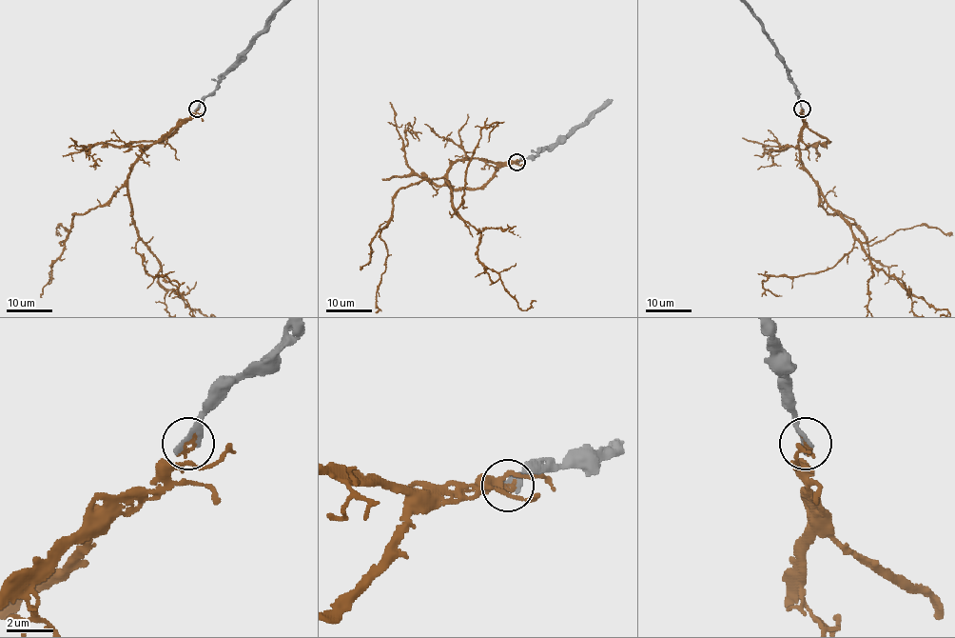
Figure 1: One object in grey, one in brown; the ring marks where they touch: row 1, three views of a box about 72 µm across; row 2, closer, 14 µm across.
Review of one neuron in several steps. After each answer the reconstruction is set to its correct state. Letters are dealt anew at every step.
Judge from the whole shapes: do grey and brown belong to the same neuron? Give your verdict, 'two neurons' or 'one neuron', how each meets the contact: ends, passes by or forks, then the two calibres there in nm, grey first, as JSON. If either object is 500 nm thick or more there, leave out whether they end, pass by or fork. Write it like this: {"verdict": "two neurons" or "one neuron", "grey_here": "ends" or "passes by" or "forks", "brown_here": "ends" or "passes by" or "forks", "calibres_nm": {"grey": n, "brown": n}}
{"verdict": "one neuron", "grey_here": "ends", "brown_here": "ends", "calibres_nm": {"grey": 280, "brown": 160}}

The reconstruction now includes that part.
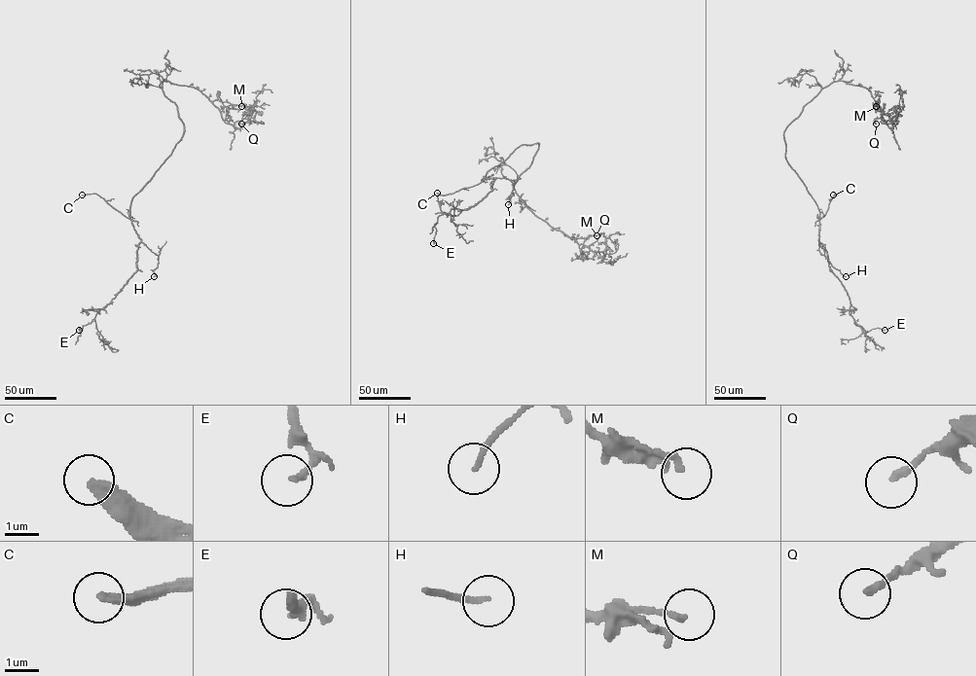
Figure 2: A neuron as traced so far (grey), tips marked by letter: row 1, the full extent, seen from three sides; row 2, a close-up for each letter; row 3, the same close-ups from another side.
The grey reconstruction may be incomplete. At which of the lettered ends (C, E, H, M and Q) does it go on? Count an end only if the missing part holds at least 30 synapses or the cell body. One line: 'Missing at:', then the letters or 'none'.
Missing at: C

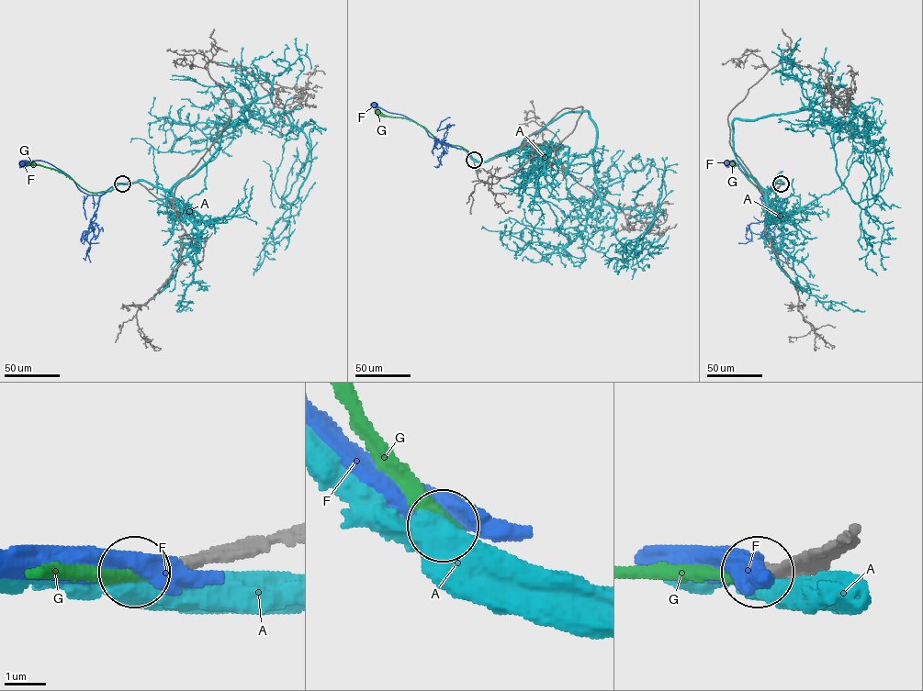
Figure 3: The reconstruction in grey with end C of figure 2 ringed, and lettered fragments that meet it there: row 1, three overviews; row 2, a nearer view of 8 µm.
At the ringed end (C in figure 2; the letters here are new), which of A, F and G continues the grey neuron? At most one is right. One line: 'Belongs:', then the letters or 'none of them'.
Belongs: G

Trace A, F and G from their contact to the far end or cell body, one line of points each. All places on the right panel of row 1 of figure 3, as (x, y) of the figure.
A: (782, 183), (747, 172), (736, 118), (831, 114), (836, 172), (858, 203), (876, 173), (857, 142)
F: (781, 183), (774, 183), (768, 195), (762, 195), (734, 161), (726, 162)
G: (781, 183), (774, 183), (764, 193), (733, 162)

